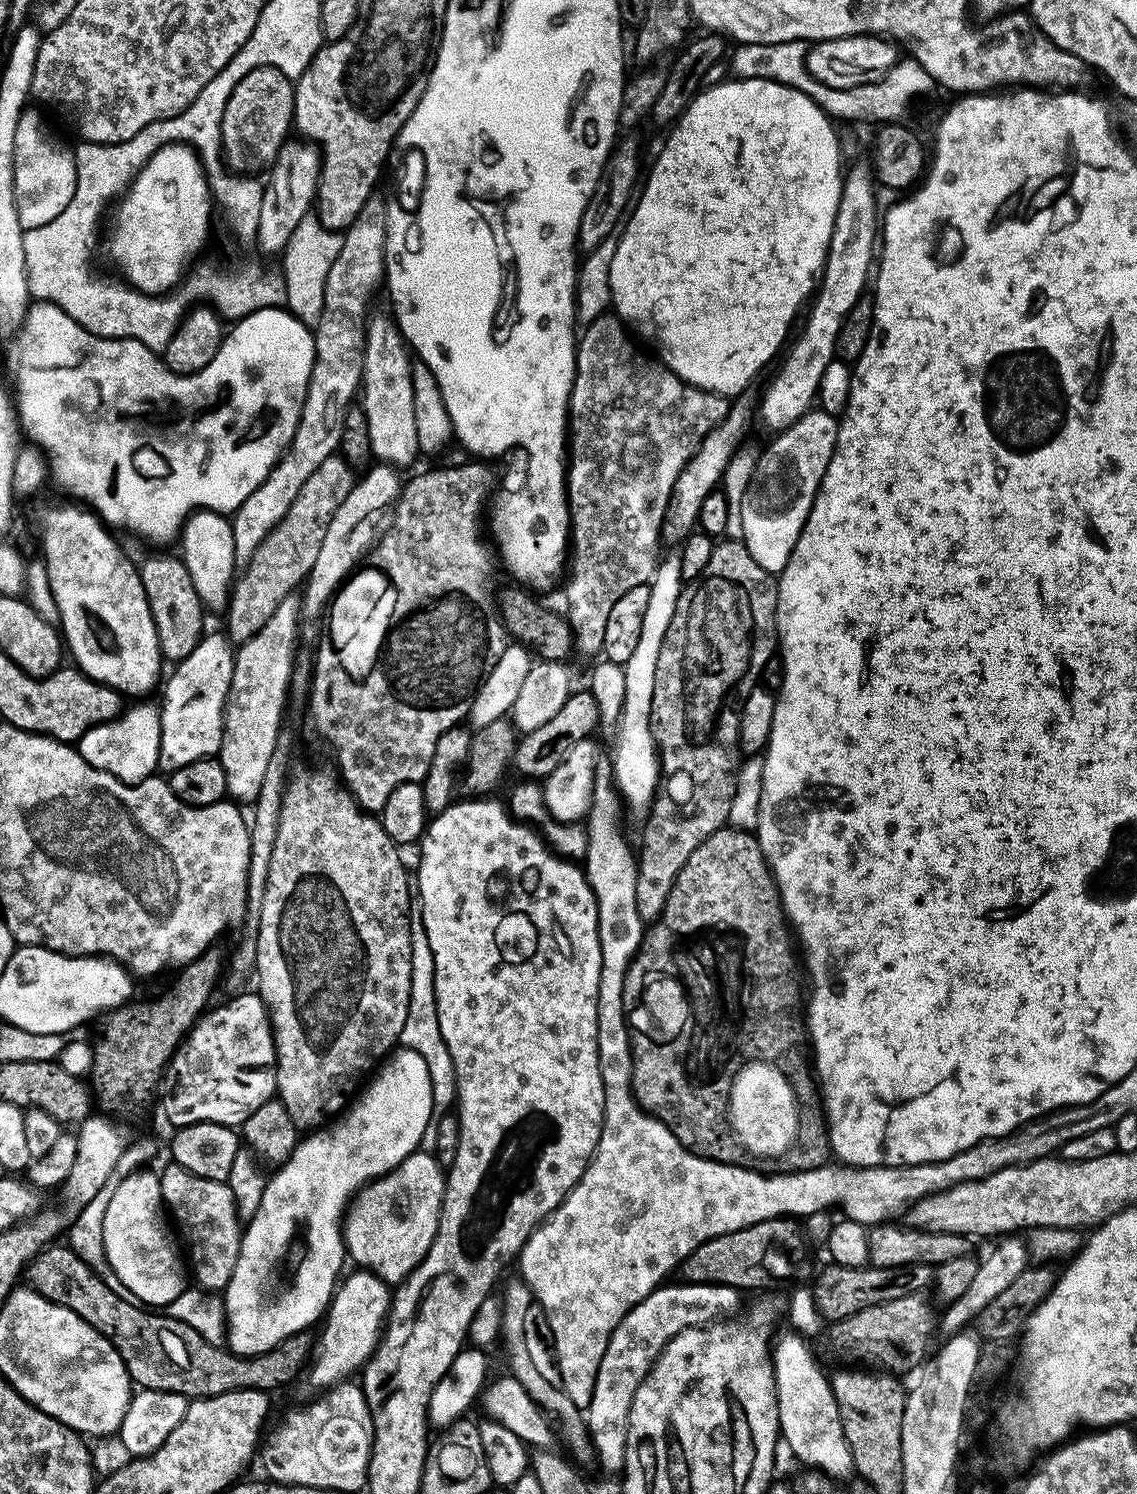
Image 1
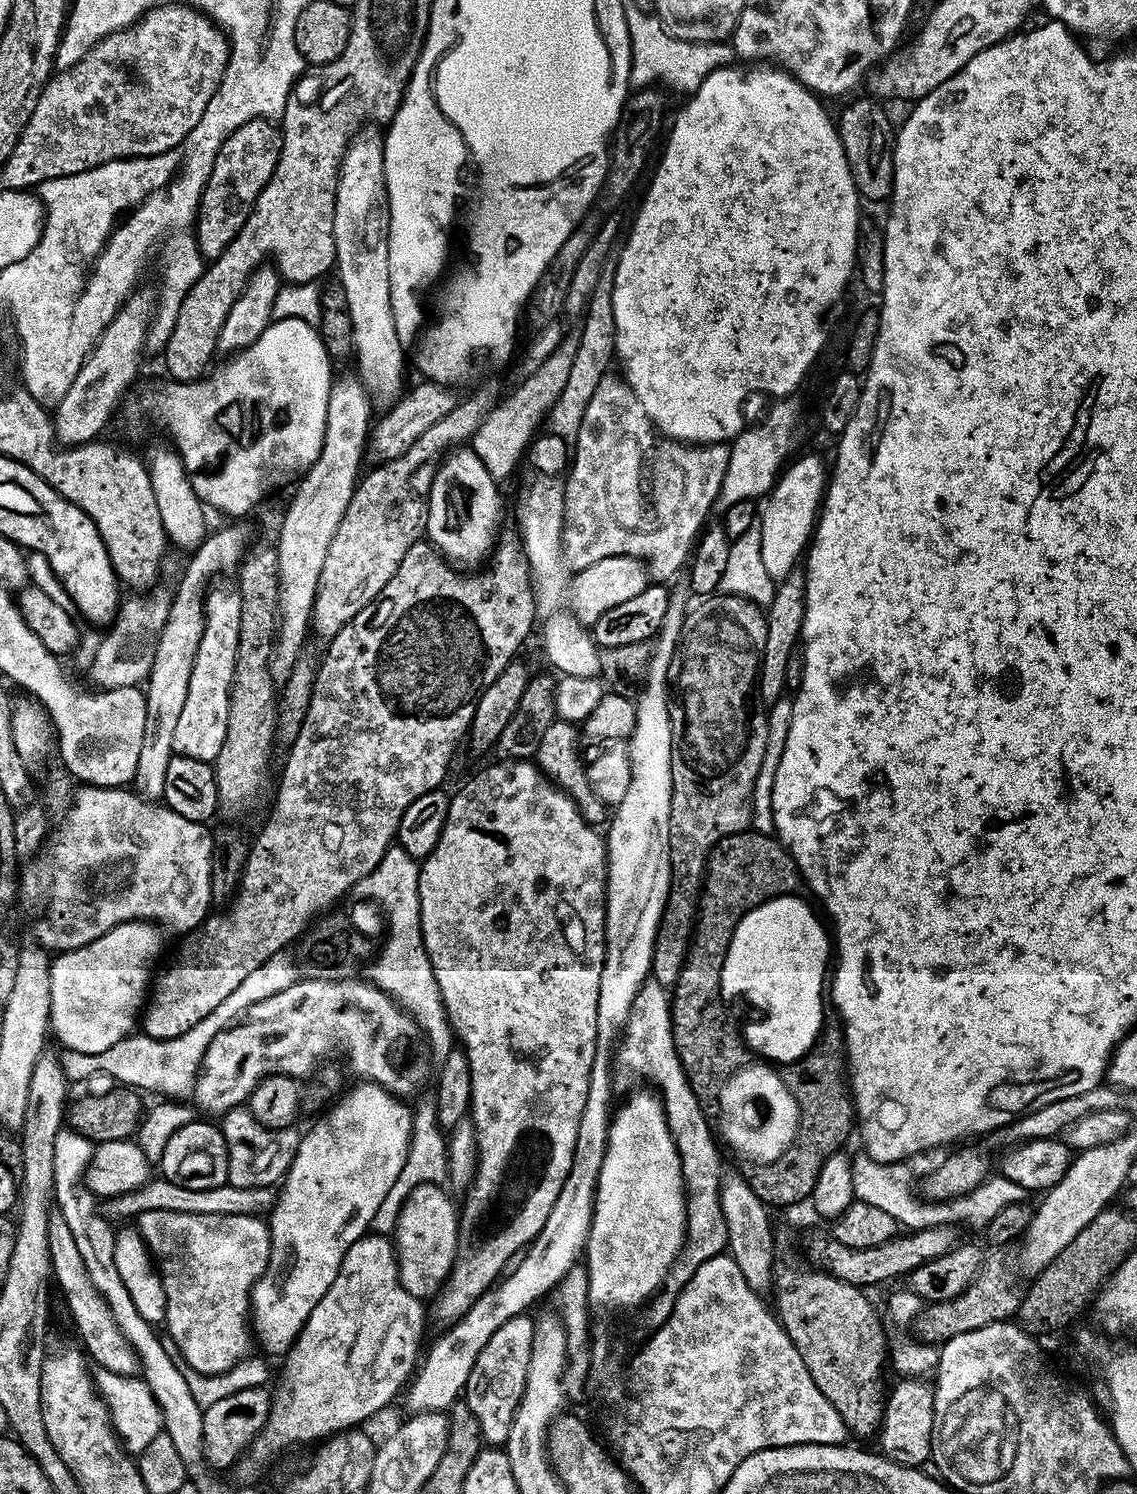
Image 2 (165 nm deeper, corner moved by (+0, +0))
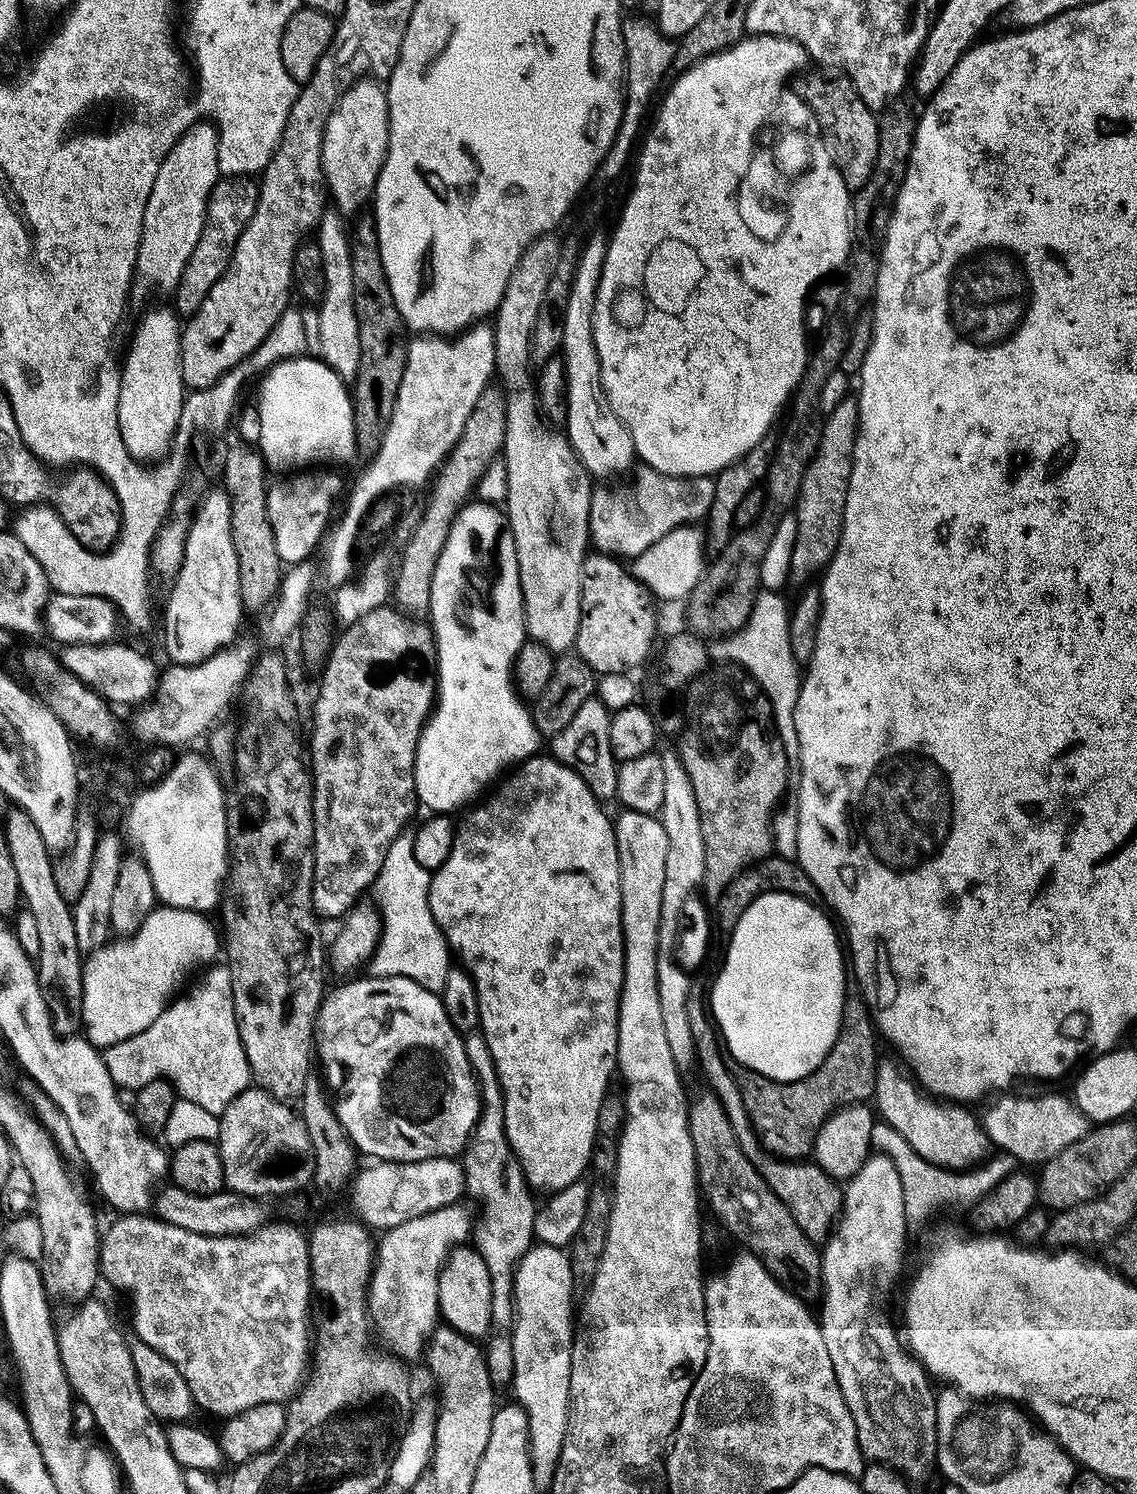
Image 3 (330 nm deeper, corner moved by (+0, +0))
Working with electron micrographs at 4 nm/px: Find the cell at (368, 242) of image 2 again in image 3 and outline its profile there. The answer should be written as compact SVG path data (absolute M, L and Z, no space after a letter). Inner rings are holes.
M368 78L357 79L351 88L346 89L335 101L335 107L327 113L324 146L321 148L327 191L331 201L335 201L339 211L348 218L355 217L361 211L359 208L367 200L369 203L373 199L390 138L390 114L385 85L364 79Z

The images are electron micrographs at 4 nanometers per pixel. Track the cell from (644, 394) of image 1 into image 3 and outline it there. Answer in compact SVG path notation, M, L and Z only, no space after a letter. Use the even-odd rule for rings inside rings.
M641 467L641 472L636 476L632 486L632 497L625 504L616 504L616 496L606 489L597 487L592 493L590 518L588 519L588 534L595 551L603 552L617 558L635 558L641 556L658 538L666 538L670 530L691 525L705 519L714 502L715 479L710 476L663 476L653 468Z

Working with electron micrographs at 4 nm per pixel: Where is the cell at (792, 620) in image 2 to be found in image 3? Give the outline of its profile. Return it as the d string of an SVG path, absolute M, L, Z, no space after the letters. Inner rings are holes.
M855 399L838 401L829 410L828 417L825 420L823 417L819 429L818 450L806 470L794 509L796 533L788 575L788 584L792 586L811 585L827 568L840 545L846 514L846 494L850 490L852 455L860 429L859 403Z

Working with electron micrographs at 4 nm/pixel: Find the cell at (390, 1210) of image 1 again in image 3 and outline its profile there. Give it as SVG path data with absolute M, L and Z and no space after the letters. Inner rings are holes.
M472 1246L453 1248L440 1267L438 1278L439 1315L447 1327L469 1338L487 1337L493 1327L491 1318L491 1278L486 1262Z

